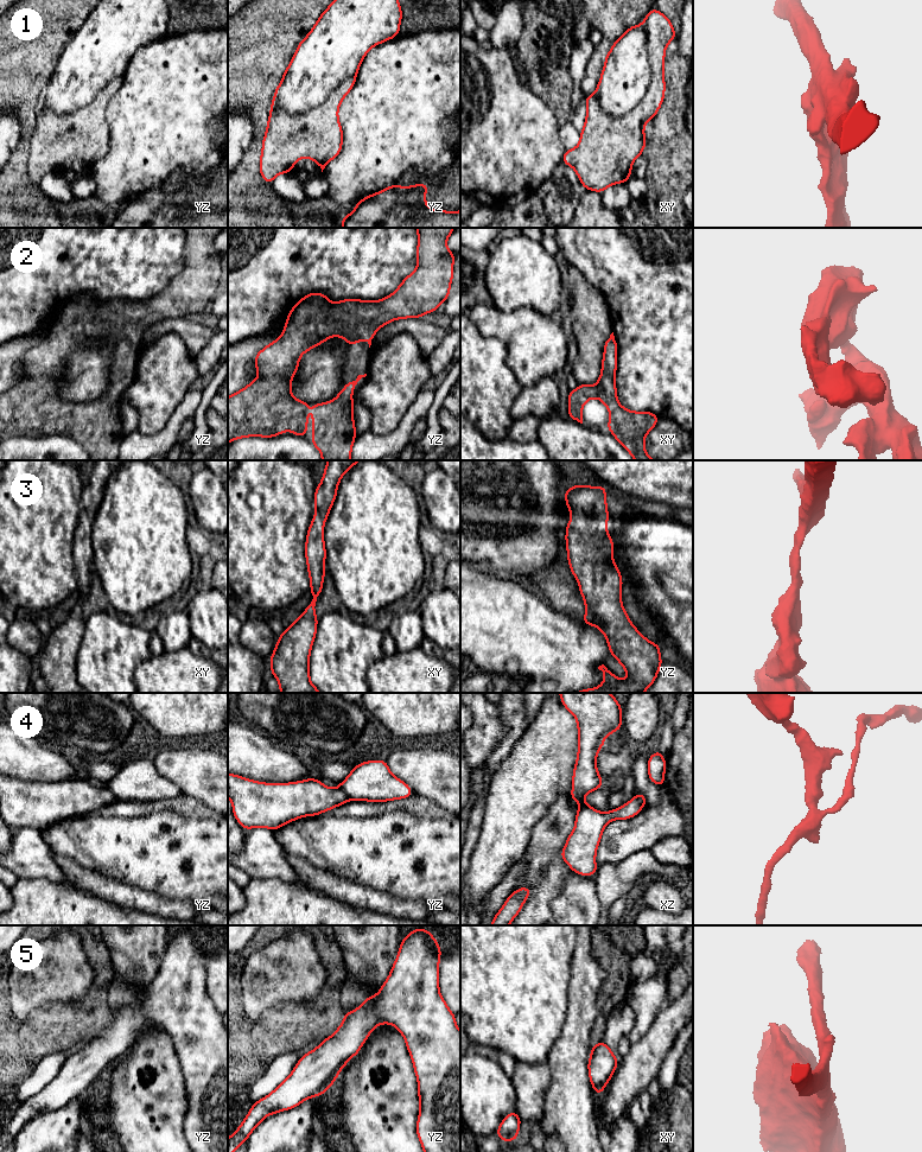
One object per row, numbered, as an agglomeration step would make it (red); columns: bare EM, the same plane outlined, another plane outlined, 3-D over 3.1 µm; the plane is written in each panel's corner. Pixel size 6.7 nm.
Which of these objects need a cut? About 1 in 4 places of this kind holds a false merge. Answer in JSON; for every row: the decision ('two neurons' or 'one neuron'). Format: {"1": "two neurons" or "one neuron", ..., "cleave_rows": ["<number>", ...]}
{"1": "two neurons", "2": "one neuron", "3": "one neuron", "4": "two neurons", "5": "one neuron", "cleave_rows": ["1", "4"]}

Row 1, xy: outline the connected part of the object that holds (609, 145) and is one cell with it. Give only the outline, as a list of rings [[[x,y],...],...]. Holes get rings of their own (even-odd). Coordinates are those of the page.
[[[655,7],[647,14],[642,23],[647,33],[647,51],[650,64],[650,84],[641,102],[623,116],[608,115],[600,107],[596,94],[585,96],[586,117],[580,141],[573,149],[566,149],[562,163],[574,168],[586,190],[602,193],[606,187],[625,183],[631,177],[631,166],[647,145],[644,125],[659,112],[665,97],[665,53],[667,45],[676,38],[670,20]]]

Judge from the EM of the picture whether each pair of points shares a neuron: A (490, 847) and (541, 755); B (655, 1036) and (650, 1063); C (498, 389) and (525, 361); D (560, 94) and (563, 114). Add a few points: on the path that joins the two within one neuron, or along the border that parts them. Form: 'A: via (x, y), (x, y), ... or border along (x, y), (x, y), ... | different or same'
A: via (508, 825), (520, 793), (532, 777) | same
B: via (655, 1043), (650, 1056) | same
C: border along (506, 347), (507, 364), (522, 387) | different
D: via (560, 99), (563, 109) | same

